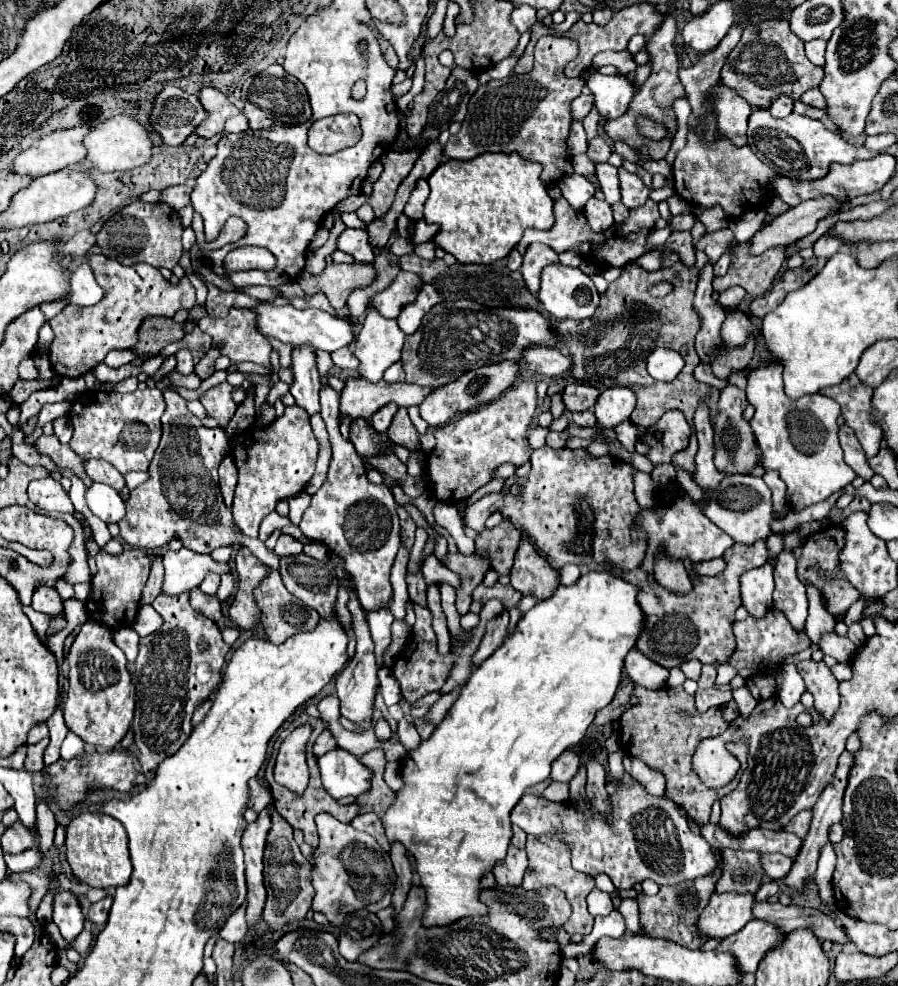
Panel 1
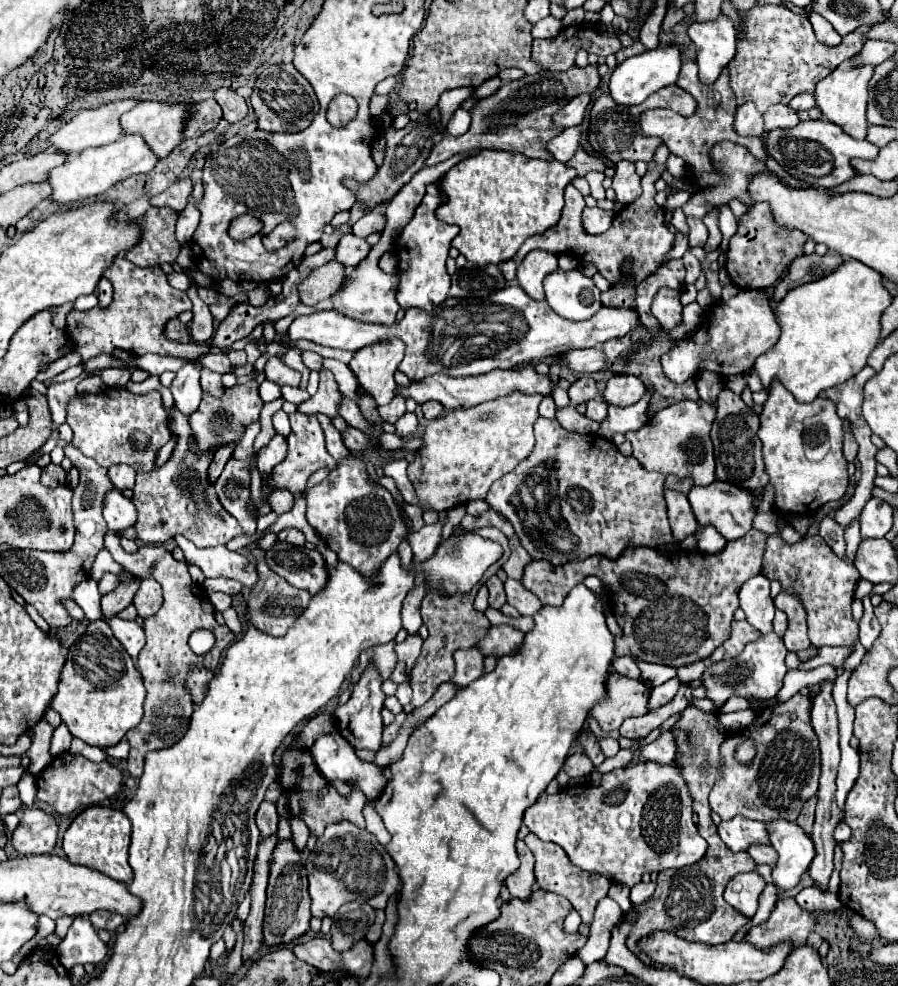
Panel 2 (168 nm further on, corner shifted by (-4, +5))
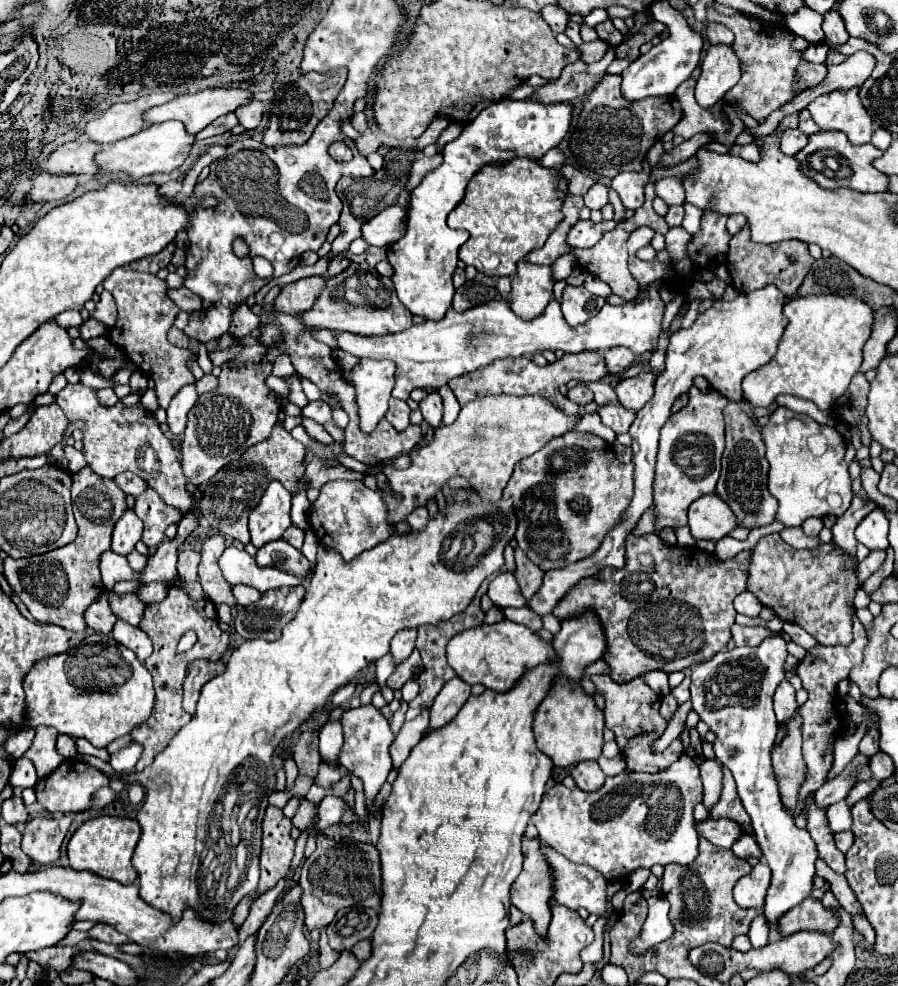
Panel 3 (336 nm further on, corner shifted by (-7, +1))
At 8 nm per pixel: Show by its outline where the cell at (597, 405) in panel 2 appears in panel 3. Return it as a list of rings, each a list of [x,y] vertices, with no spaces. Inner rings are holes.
[[[607,405],[607,407],[599,407],[599,417],[601,417],[601,421],[603,421],[603,425],[607,425],[607,427],[611,427],[617,435],[619,433],[627,433],[627,429],[629,429],[629,425],[633,423],[633,419],[635,419],[635,413],[633,411],[629,411],[629,409],[625,409],[625,407],[621,407],[621,405]]]

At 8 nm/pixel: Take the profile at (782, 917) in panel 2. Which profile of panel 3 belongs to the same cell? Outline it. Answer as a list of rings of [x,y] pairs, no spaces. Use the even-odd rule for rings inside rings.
[[[807,897],[797,907],[793,907],[789,913],[781,915],[781,921],[777,921],[777,933],[781,937],[793,935],[797,931],[825,931],[831,933],[837,927],[837,917],[833,911],[825,909],[821,901],[815,901]]]

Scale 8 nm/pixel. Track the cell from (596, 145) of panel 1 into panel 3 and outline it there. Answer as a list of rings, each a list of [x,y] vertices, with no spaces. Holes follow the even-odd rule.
[[[563,165],[561,167],[561,173],[565,175],[567,183],[569,183],[569,193],[575,193],[575,195],[585,195],[587,189],[595,183],[595,179],[591,179],[589,175],[581,173],[579,169],[575,169],[573,165]]]

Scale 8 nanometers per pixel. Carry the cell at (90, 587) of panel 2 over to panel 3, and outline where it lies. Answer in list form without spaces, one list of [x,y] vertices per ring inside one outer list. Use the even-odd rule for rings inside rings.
[[[117,621],[115,627],[113,627],[113,639],[117,643],[125,645],[127,649],[131,649],[141,663],[145,663],[145,659],[153,653],[151,639],[139,627],[133,627],[131,623]]]

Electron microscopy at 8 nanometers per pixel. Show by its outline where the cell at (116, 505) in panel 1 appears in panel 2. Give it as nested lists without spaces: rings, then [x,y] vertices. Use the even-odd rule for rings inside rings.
[[[114,489],[114,491],[110,491],[110,495],[106,495],[104,519],[108,523],[108,531],[118,533],[136,523],[136,507],[118,489]]]

